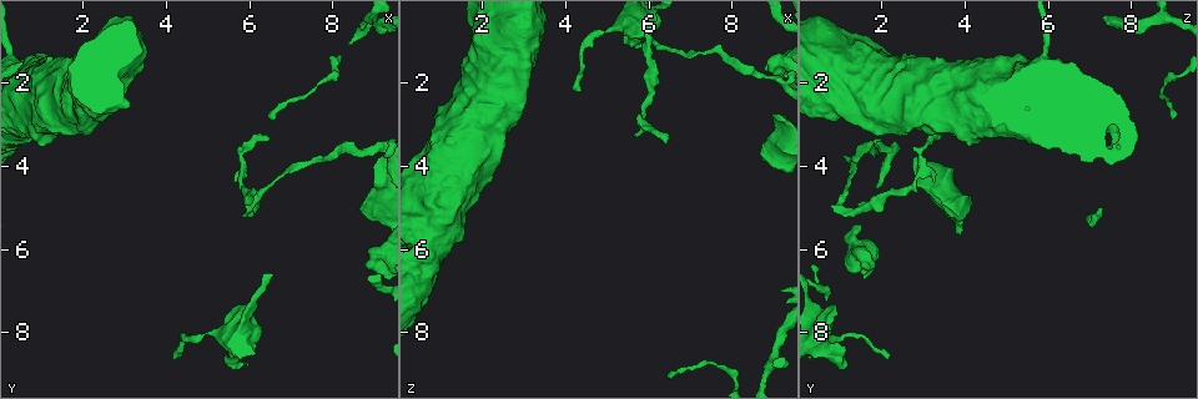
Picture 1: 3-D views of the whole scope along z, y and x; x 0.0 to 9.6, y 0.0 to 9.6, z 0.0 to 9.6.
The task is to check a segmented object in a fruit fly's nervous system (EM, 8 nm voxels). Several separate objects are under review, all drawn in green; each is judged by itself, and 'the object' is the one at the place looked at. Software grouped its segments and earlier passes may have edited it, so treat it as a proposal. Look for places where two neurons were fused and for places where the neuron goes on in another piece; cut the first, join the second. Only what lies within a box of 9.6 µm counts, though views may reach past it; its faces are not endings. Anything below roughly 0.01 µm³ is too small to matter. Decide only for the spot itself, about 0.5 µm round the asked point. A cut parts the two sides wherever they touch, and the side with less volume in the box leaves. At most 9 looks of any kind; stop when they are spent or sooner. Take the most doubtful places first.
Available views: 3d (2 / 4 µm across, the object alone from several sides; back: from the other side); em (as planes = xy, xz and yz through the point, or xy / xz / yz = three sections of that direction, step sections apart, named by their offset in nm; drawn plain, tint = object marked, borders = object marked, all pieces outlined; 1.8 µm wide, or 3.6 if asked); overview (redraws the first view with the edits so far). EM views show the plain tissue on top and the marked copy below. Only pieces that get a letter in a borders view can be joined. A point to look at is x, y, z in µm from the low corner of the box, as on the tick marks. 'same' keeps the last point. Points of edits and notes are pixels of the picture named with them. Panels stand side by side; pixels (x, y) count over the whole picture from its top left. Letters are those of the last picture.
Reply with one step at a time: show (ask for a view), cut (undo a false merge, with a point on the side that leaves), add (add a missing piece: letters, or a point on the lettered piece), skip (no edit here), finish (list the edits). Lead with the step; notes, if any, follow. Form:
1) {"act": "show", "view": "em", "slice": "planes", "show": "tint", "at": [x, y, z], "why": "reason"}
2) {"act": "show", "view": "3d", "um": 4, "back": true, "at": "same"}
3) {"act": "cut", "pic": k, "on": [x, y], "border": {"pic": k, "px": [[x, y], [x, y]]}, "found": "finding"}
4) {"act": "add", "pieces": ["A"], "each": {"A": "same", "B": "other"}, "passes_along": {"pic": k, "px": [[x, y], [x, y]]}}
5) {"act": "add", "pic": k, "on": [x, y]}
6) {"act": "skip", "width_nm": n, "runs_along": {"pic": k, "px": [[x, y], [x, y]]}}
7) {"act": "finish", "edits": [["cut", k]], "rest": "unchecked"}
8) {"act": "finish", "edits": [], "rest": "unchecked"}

{"act": "show", "view": "em", "slice": "planes", "show": "tint", "at": [8.75, 6.35, 1.60]}

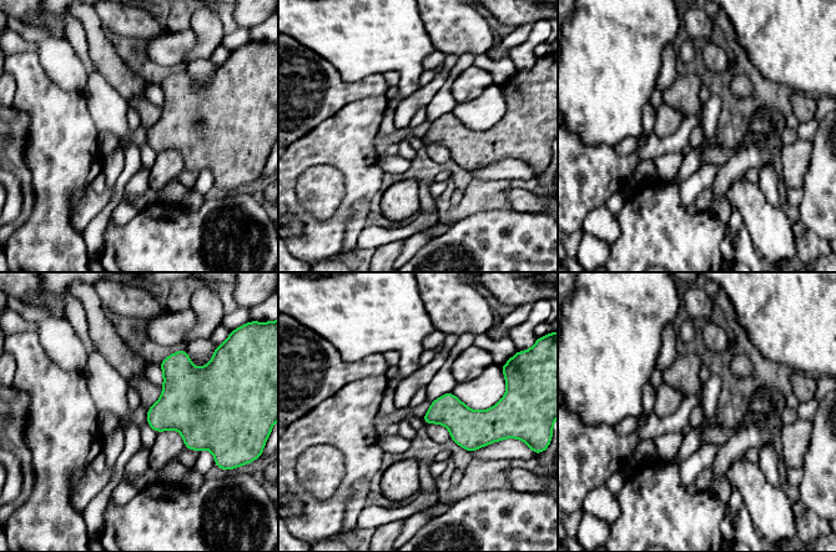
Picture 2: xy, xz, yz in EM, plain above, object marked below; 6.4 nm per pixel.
{"act": "show", "view": "em", "slice": "planes", "show": "borders", "at": "same"}

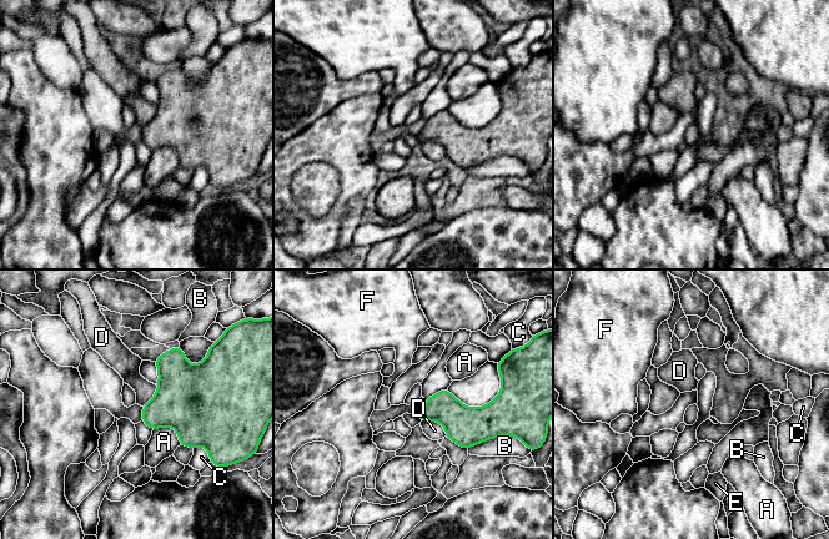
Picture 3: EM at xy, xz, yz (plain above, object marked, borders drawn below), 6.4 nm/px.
{"act": "skip", "width_nm": 160, "each": {"A": "other", "B": "other", "C": "other", "D": "other", "E": "other", "F": "other"}, "border": {"pic": 3, "px": [[421, 421], [437, 421], [447, 434]]}, "found": "none of them fits"}

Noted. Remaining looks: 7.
{"act": "show", "view": "3d", "um": 4, "at": [8.70, 5.15, 3.85], "why": "branch stops here"}

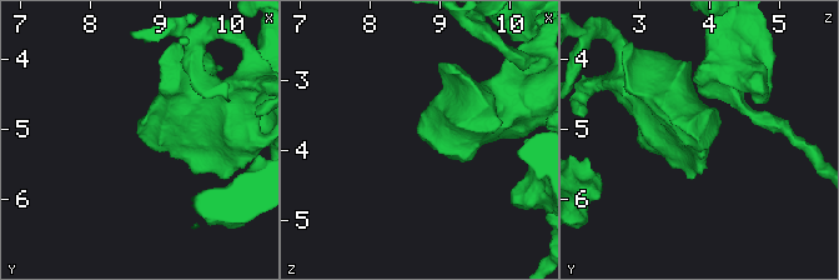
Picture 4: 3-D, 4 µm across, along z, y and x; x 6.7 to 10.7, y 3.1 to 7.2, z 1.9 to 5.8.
{"act": "show", "view": "em", "um": 3.6, "slice": "planes", "show": "borders", "at": [8.70, 5.15, 3.80]}

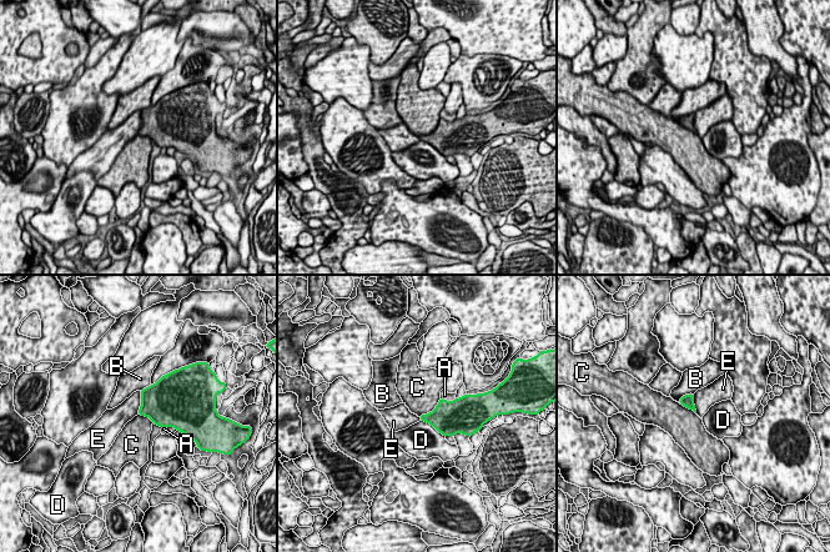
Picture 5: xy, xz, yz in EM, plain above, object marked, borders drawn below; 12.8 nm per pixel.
{"act": "skip", "each": {"A": "other", "B": "other", "C": "other", "D": "other", "E": "other"}, "border": {"pic": 5, "px": [[439, 397], [429, 412], [418, 416]]}, "found": "none of them fits"}

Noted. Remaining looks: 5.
{"act": "show", "view": "3d", "um": 4, "at": [6.45, 3.40, 3.35], "why": "thin end"}

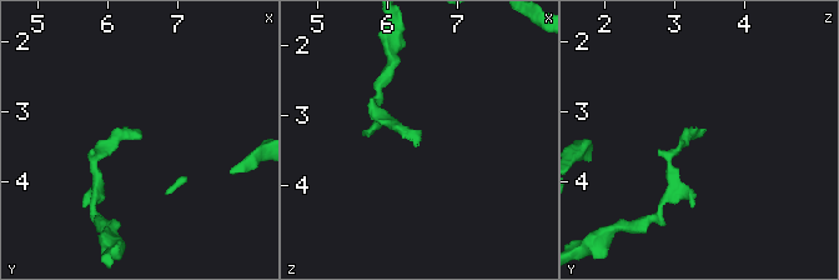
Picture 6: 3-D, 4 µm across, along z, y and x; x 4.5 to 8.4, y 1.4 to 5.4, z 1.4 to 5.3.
{"act": "show", "view": "em", "slice": "planes", "show": "borders", "at": [6.45, 3.35, 3.35], "why": "need the tissue"}

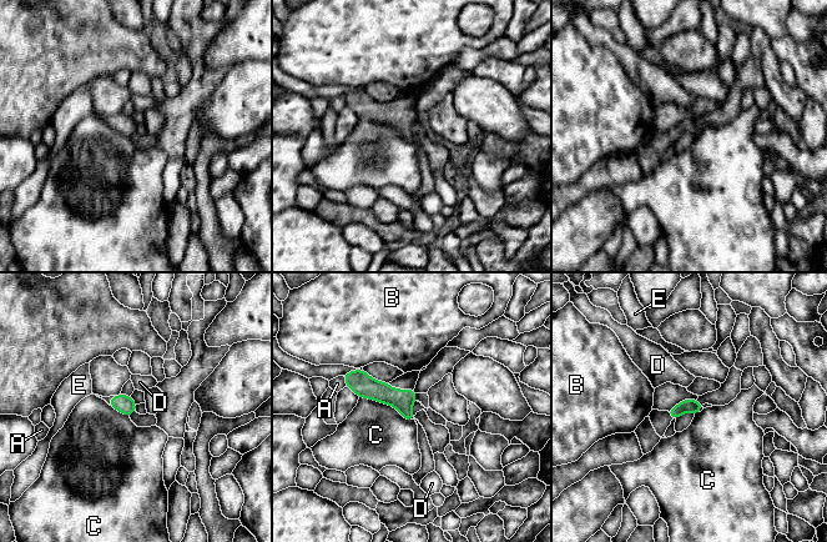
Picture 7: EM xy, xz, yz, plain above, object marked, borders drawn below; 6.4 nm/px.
{"act": "skip", "longest_contact_nm": ["C", 380], "each": {"A": "other", "B": "other", "C": "other", "D": "other", "E": "other"}, "found": "no lettered piece goes on from it"}

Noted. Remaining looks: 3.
{"act": "show", "view": "em", "slice": "planes", "show": "borders", "at": [9.10, 3.55, 1.85]}

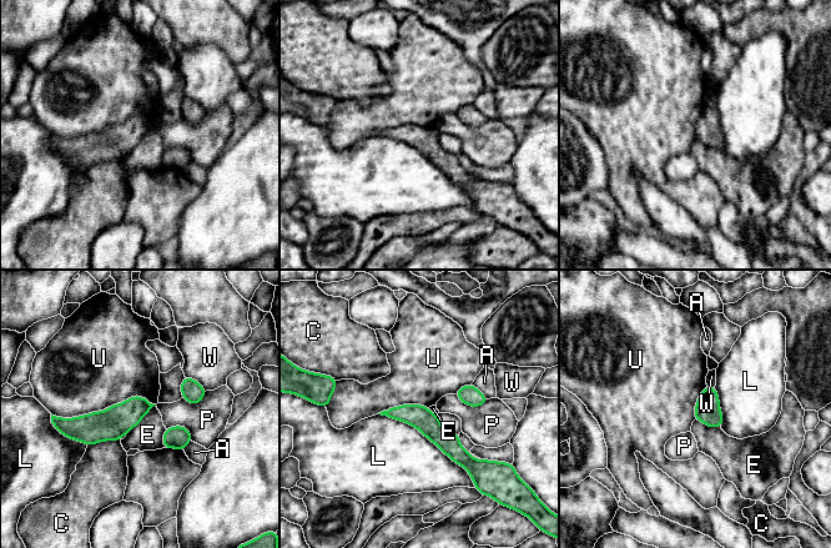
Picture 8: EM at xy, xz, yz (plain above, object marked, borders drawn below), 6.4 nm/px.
{"act": "skip", "longest_contact_nm": ["L", 750], "each": {"A": "other", "C": "other", "E": "other", "L": "other", "P": "other", "U": "other", "W": "other"}, "border": {"pic": 8, "px": [[155, 403], [131, 396], [54, 416]]}, "found": "all the same neuron"}

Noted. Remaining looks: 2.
{"act": "finish", "edits": [], "rest": "unchecked"}

